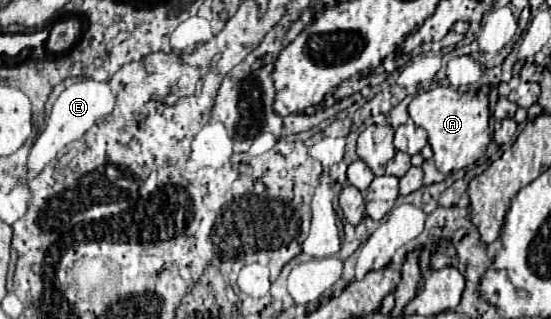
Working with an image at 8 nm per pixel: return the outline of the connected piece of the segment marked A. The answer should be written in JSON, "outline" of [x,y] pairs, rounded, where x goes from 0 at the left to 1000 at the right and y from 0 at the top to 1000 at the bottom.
{"outline":[[[791,270],[777,288],[751,301],[740,326],[740,357],[755,395],[766,395],[777,414],[777,451],[788,476],[788,508],[802,545],[857,520],[868,495],[878,489],[882,458],[893,439],[886,401],[886,288],[831,288],[813,270]]]}

